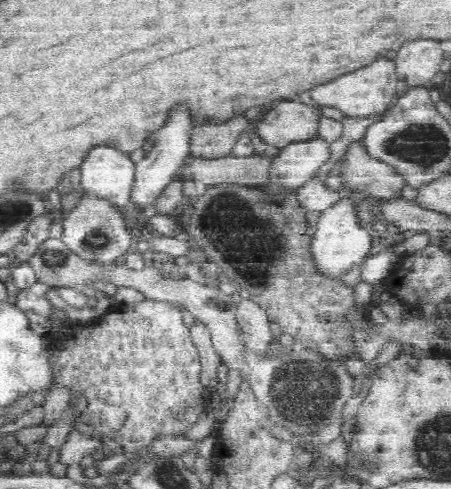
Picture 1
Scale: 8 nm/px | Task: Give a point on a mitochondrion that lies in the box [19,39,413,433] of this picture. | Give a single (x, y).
(250, 241)

